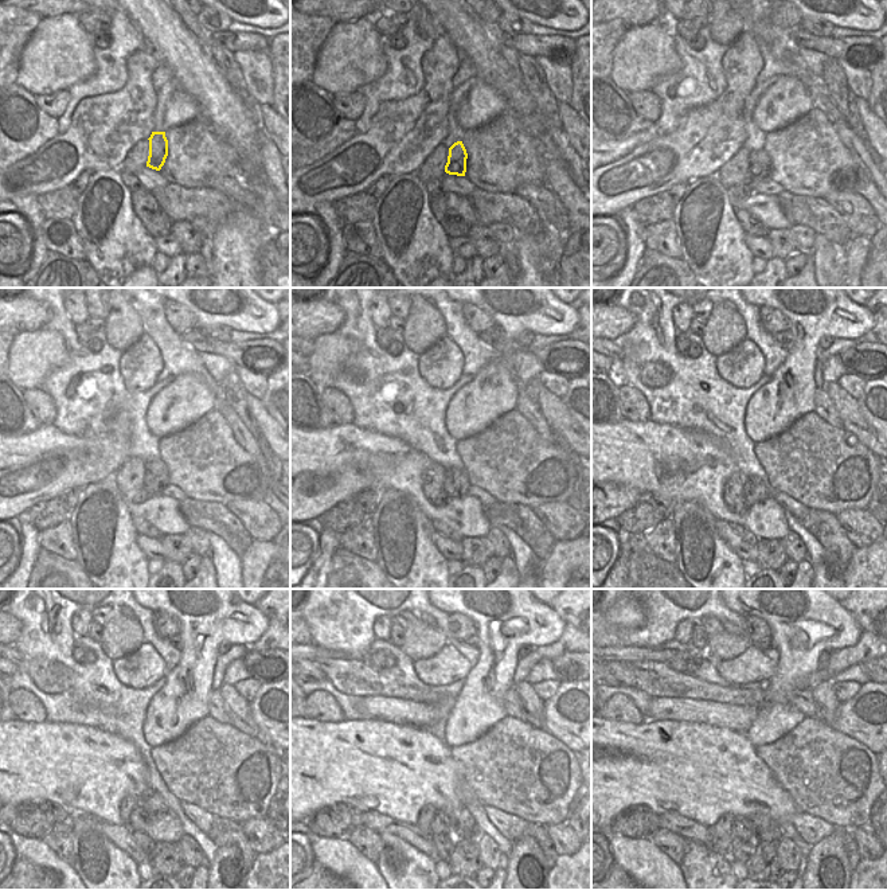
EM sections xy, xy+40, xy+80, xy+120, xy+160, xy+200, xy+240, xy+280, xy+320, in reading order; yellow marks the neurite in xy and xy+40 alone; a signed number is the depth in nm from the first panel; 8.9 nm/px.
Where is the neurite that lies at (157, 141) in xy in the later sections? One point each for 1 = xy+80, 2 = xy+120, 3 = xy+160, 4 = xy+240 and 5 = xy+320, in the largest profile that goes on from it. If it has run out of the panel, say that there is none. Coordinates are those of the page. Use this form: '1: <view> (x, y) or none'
1: xy+80 (759, 166)
2: xy+120 (156, 476)
3: xy+160 (456, 483)
4: xy+240 (152, 804)
5: xy+320 (766, 830)

